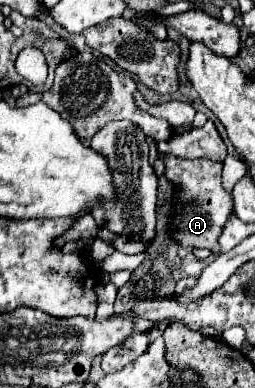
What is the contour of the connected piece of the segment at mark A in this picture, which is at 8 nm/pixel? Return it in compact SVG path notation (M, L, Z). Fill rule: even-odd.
M167 156L165 160L165 176L181 186L181 194L177 196L175 218L171 222L171 232L185 246L193 248L209 248L211 252L219 252L217 238L227 222L227 216L233 212L231 196L221 188L221 170L223 164L213 160L183 160L177 156Z

